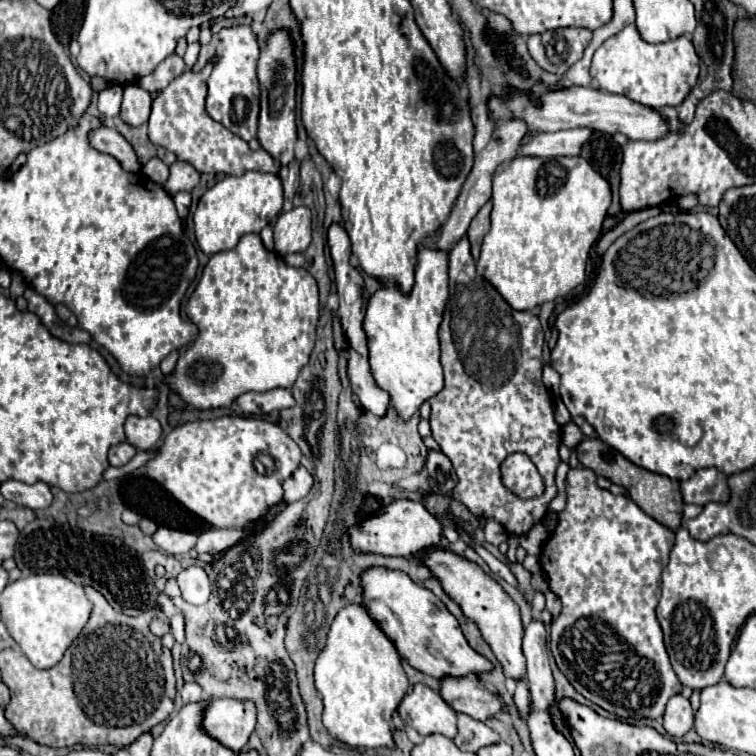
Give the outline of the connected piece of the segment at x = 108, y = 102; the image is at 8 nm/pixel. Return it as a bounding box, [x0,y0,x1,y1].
[98,85,122,117]

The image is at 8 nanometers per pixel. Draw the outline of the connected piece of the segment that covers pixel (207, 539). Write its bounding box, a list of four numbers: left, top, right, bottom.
[196,529,244,555]

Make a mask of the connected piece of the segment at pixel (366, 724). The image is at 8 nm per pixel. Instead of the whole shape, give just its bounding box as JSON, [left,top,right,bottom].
[316,605,408,749]

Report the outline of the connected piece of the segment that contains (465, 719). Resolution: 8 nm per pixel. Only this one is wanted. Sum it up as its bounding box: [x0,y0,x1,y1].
[454,713,500,753]

